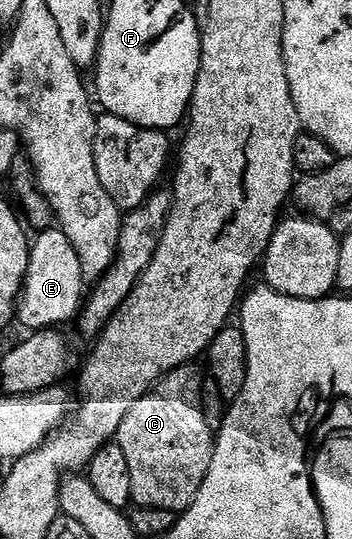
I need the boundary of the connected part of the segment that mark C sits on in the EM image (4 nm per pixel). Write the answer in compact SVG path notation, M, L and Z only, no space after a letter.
M192 364L181 365L161 378L150 392L141 396L139 403L135 403L131 411L127 411L119 427L115 443L123 447L123 456L127 458L131 470L131 495L134 506L171 511L180 515L193 506L207 479L207 471L211 471L215 431L207 427L207 419L201 410L203 373L193 368L197 367Z

